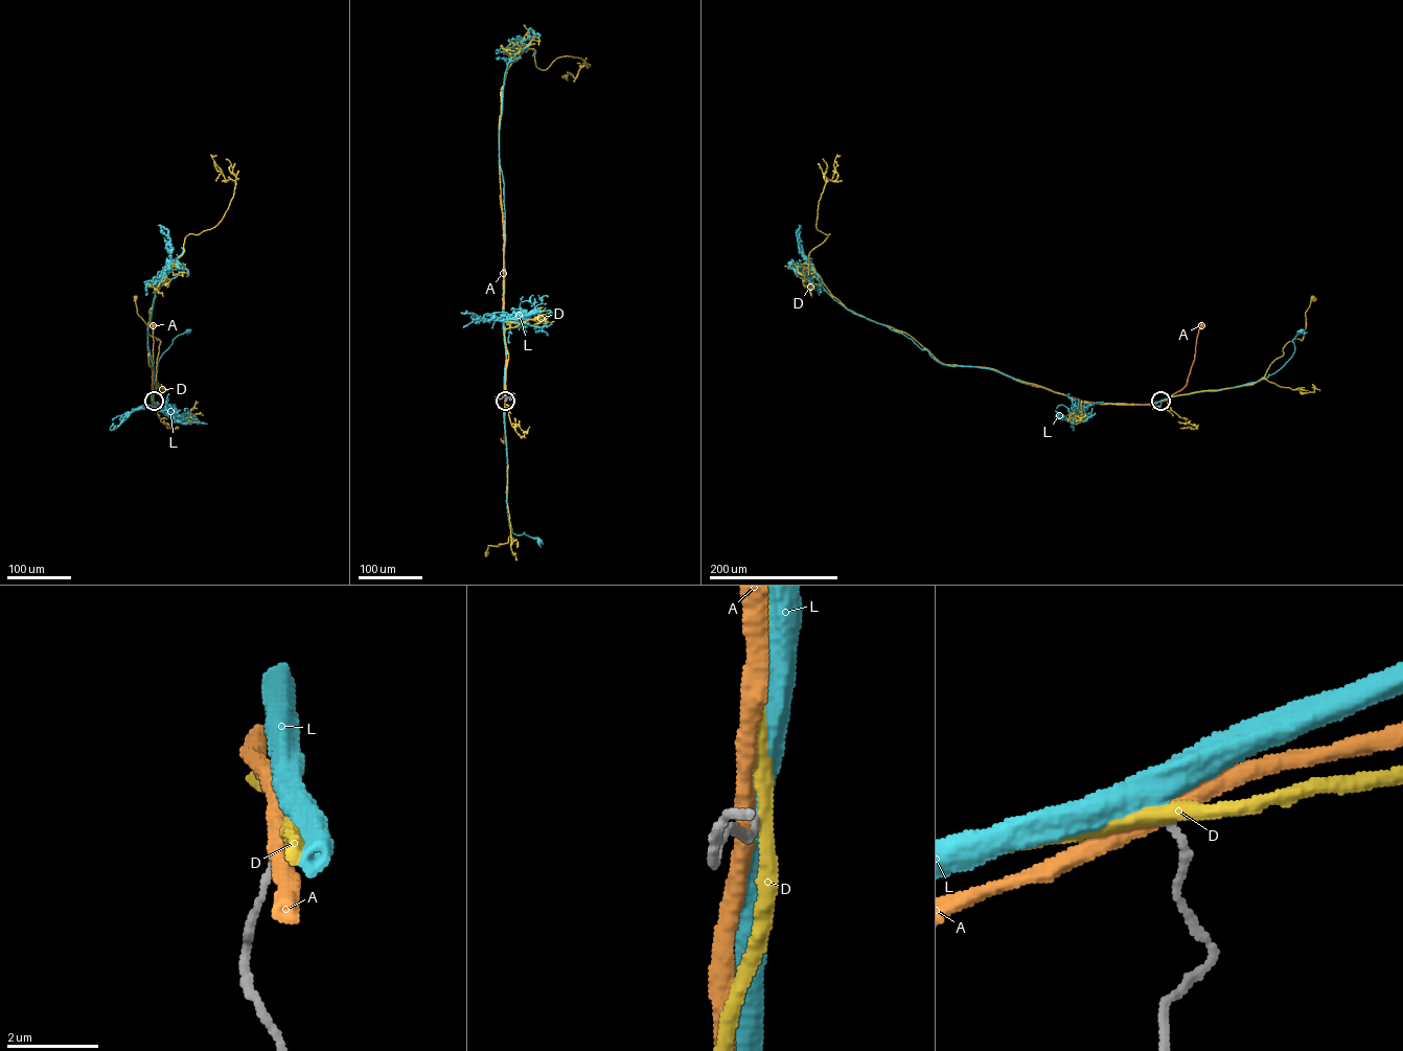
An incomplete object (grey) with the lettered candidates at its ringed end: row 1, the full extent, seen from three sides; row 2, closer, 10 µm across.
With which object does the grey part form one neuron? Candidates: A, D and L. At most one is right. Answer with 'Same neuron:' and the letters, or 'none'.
Same neuron: L

